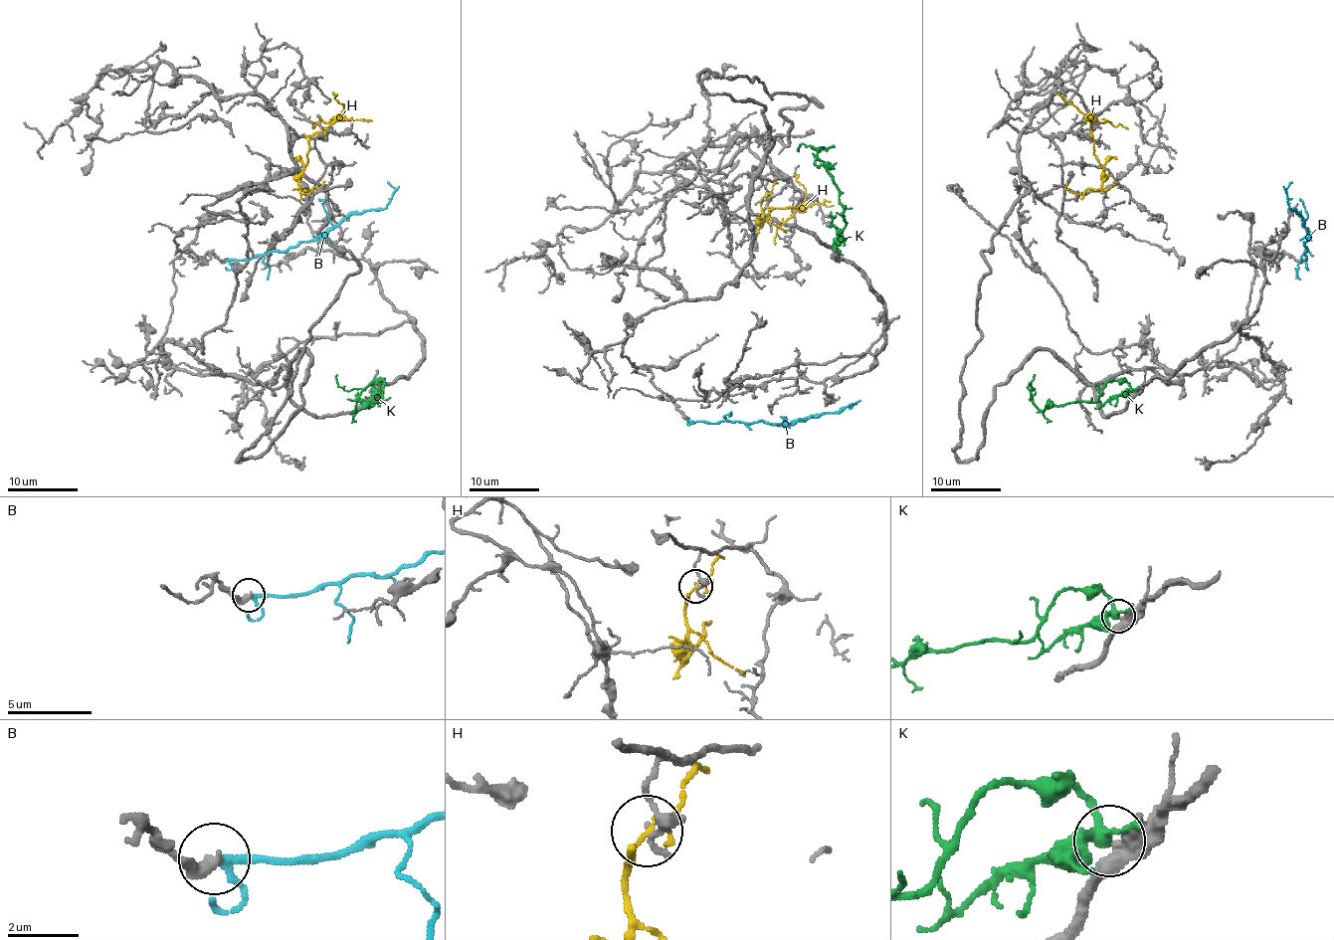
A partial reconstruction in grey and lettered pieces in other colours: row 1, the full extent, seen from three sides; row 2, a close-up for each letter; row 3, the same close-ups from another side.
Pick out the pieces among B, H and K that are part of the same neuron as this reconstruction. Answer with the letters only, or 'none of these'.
none of these

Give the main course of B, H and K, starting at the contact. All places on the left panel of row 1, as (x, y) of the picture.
B: (227, 259), (253, 259), (322, 238), (352, 214), (378, 210), (387, 205), (394, 189), (387, 182)
H: (303, 194), (299, 191), (299, 172), (306, 163), (308, 140), (343, 112), (343, 105), (334, 98), (333, 92)
K: (373, 392), (375, 381), (383, 381), (382, 402), (357, 411), (357, 390), (341, 388), (336, 374)

